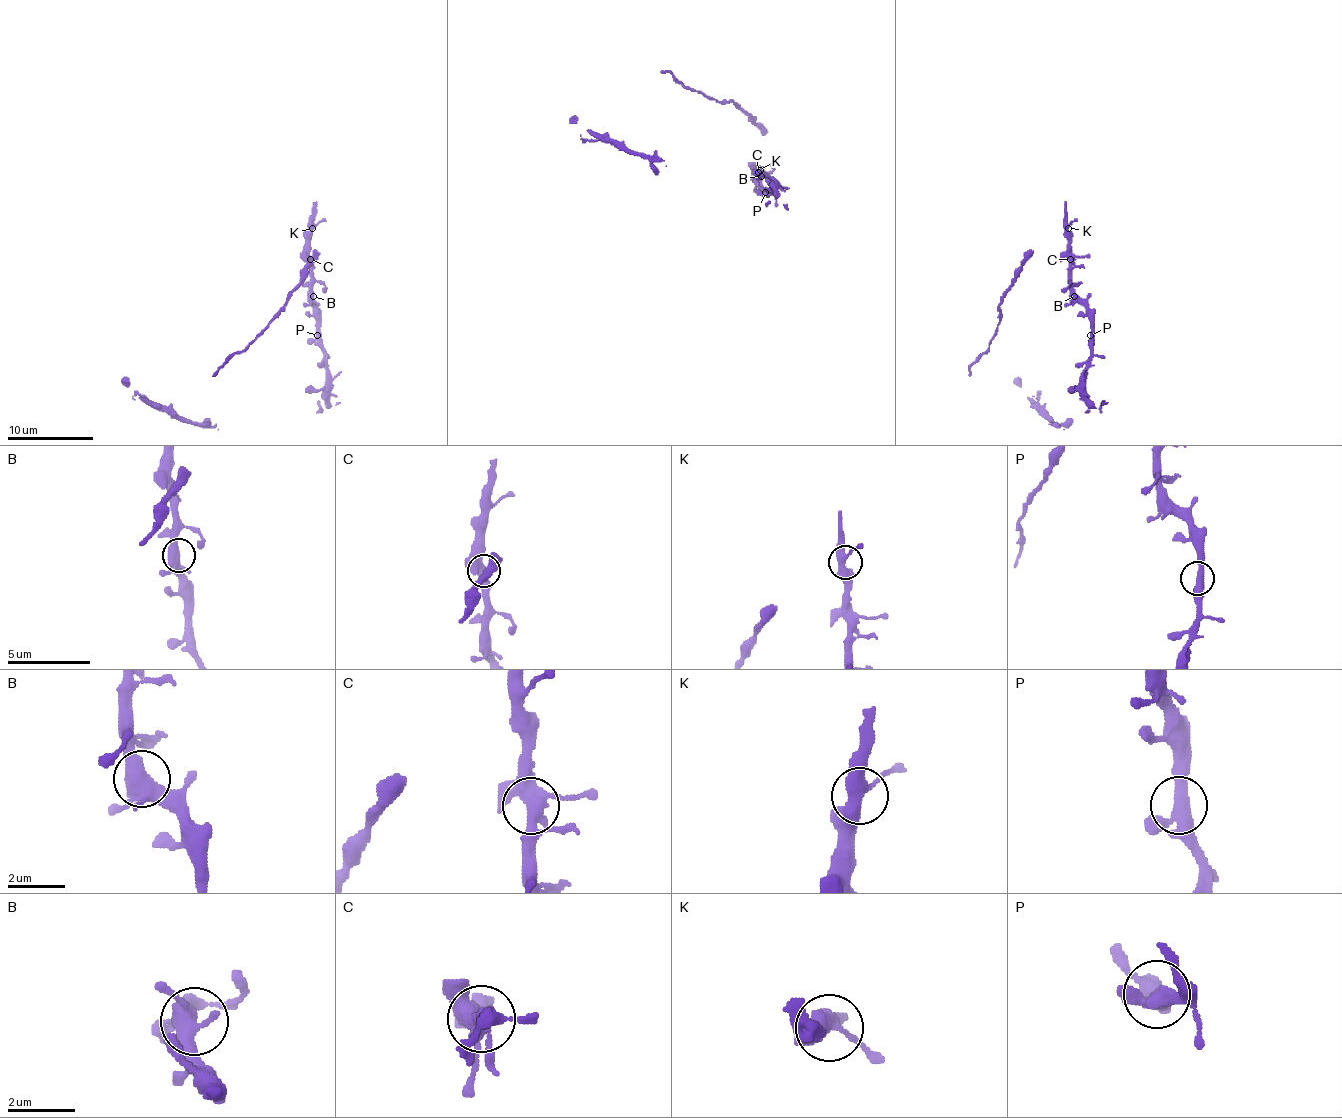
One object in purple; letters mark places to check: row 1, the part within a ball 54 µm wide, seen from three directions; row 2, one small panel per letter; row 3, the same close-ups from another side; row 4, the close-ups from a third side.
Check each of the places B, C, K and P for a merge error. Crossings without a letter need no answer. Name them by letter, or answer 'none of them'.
none of them

